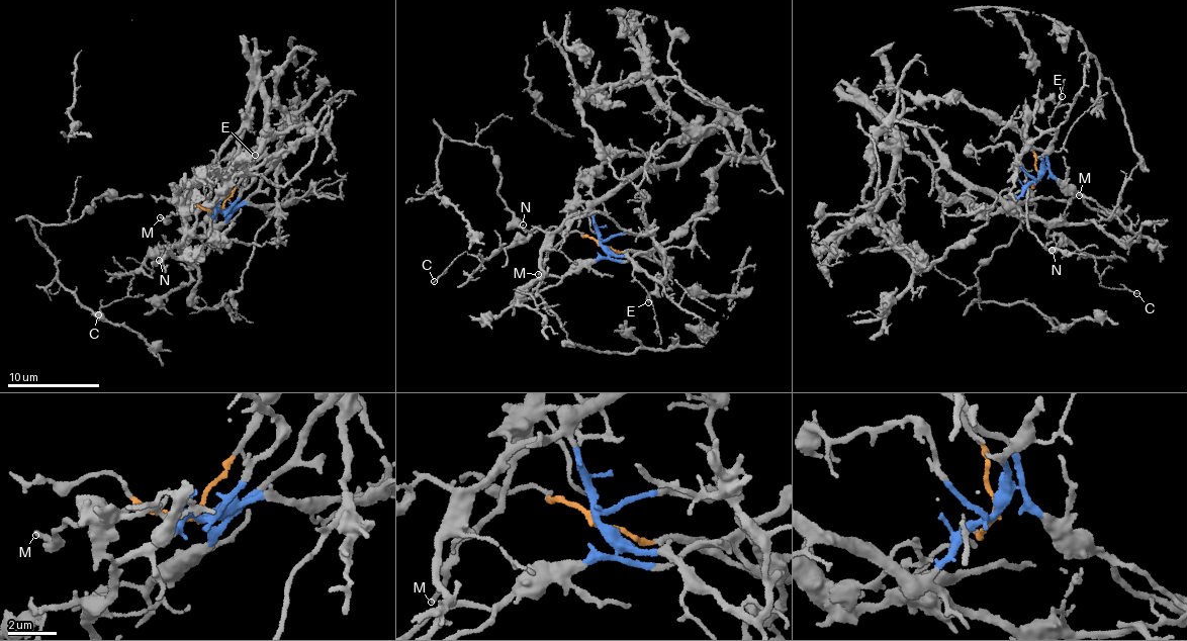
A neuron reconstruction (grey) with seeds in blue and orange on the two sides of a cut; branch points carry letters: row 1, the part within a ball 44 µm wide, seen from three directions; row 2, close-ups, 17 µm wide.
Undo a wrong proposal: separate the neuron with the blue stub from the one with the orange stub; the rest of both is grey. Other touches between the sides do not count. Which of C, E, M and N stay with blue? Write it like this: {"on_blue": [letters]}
{"on_blue": ["C", "E", "M", "N"]}

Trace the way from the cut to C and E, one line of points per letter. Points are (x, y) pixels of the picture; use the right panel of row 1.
C: (1037, 179), (1018, 197), (1018, 207), (1047, 222), (1049, 235), (1095, 259), (1102, 287), (1137, 293)
E: (1037, 179), (1045, 156), (1028, 139), (1026, 123), (1031, 110), (1040, 103), (1059, 102), (1062, 96)

